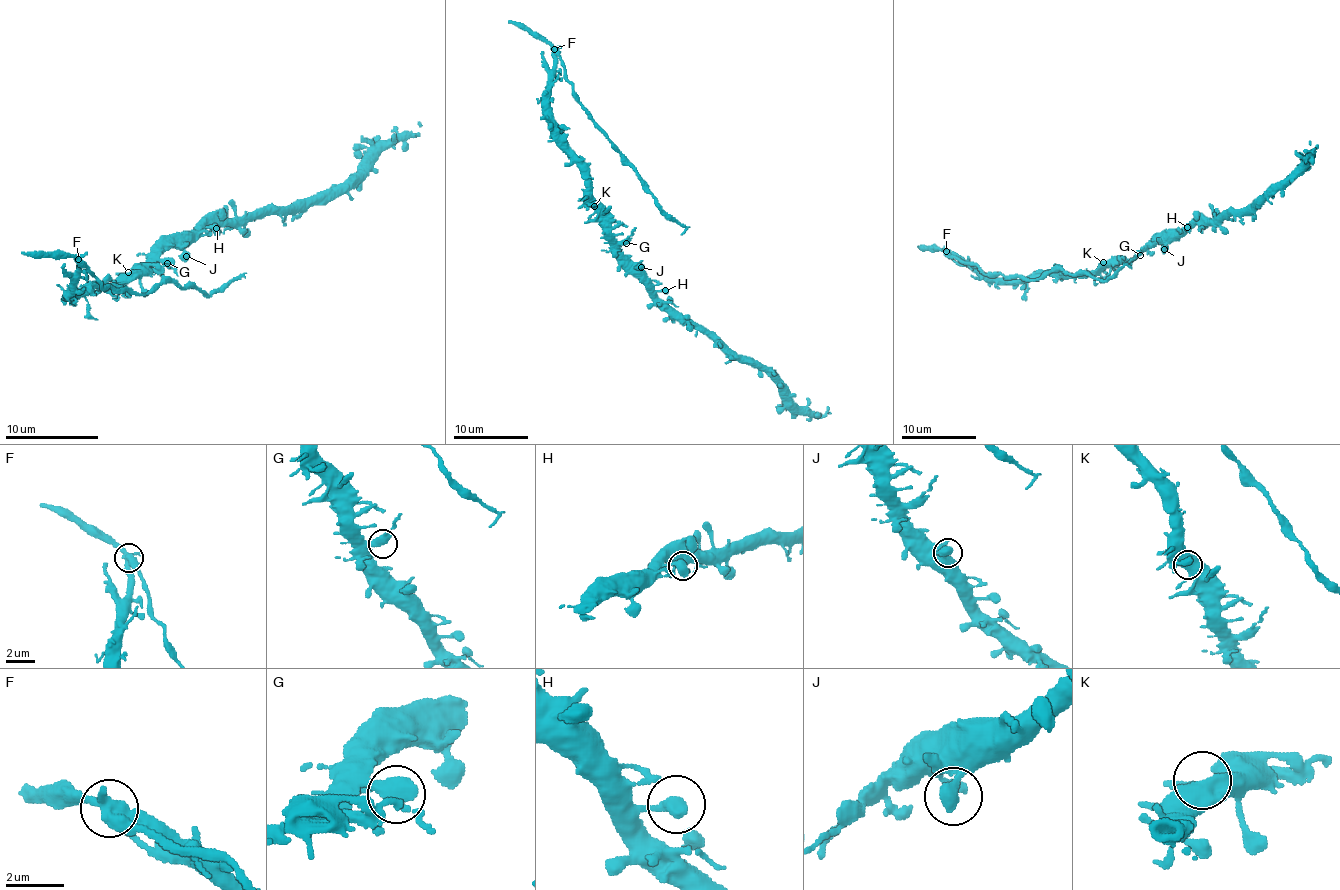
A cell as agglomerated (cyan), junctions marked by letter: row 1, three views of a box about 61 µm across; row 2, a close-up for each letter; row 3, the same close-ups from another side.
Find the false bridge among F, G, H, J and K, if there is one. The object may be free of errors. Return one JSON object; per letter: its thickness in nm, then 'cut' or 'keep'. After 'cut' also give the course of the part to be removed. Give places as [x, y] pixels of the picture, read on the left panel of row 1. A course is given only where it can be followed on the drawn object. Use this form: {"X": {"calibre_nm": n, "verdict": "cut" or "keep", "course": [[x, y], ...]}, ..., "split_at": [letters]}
{"F": {"calibre_nm": 550, "verdict": "cut", "course": [[79, 258], [102, 286], [135, 293], [172, 282], [212, 296], [235, 279]]}, "G": {"calibre_nm": 500, "verdict": "keep"}, "H": {"calibre_nm": 600, "verdict": "keep"}, "J": {"calibre_nm": 600, "verdict": "keep"}, "K": {"calibre_nm": 480, "verdict": "keep"}, "split_at": ["F"]}

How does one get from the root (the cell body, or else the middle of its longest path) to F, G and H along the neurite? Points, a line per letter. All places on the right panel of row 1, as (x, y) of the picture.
F: (1099, 270), (1095, 273), (1031, 273), (1022, 279), (983, 279), (958, 257), (945, 251)
G: (1099, 270), (1129, 262), (1138, 253), (1140, 255)
H: (1099, 270), (1119, 262), (1131, 262), (1147, 245), (1172, 242), (1187, 227)

